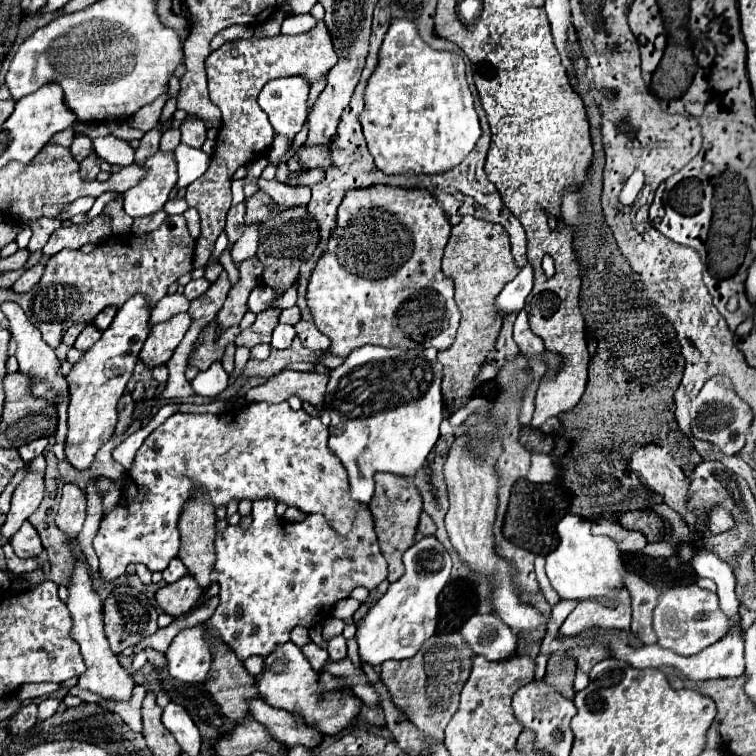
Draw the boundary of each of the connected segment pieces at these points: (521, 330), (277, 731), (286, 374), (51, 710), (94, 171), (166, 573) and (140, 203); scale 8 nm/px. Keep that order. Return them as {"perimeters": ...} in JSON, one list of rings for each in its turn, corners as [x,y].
{"perimeters":[[[[524,309],[516,315],[516,321],[514,321],[514,341],[518,343],[520,353],[524,355],[536,355],[544,351],[544,341],[536,333],[532,333]]],[[[250,699],[248,701],[248,713],[254,721],[260,721],[260,725],[266,727],[266,731],[280,743],[286,743],[288,747],[294,745],[306,745],[306,747],[316,747],[320,743],[320,735],[312,731],[308,725],[300,725],[294,721],[294,717],[284,711],[270,707],[262,699]]],[[[280,371],[266,379],[266,383],[256,385],[246,391],[246,401],[266,401],[266,403],[279,403],[290,395],[298,395],[302,401],[308,401],[316,407],[324,401],[328,375],[320,373],[302,373],[302,371]]],[[[54,697],[44,699],[44,701],[38,705],[38,719],[40,719],[40,721],[44,721],[44,719],[52,717],[52,715],[56,713],[58,705],[60,705],[60,699],[54,699]]],[[[94,151],[79,164],[79,173],[85,180],[95,180],[97,174],[100,172],[100,166],[97,161],[97,155]]],[[[176,557],[176,559],[172,559],[172,561],[170,561],[170,565],[162,571],[162,577],[164,577],[164,581],[166,581],[166,583],[174,583],[174,581],[182,579],[186,573],[188,573],[188,571],[186,571],[186,567],[184,567],[184,565],[182,565],[182,561]]],[[[158,151],[146,159],[144,167],[148,169],[146,177],[124,193],[124,211],[130,217],[150,217],[160,211],[178,179],[172,151]]]]}

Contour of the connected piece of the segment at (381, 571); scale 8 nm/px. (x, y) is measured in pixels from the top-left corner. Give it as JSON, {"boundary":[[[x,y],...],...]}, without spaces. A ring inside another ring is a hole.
{"boundary":[[[260,499],[252,503],[252,525],[242,531],[240,527],[226,529],[220,537],[216,537],[216,573],[220,583],[220,605],[216,613],[206,623],[180,631],[168,651],[168,671],[174,679],[180,681],[206,681],[206,673],[210,671],[211,652],[205,641],[205,632],[212,631],[212,635],[220,637],[240,659],[250,655],[268,655],[276,645],[286,643],[290,639],[290,631],[296,625],[306,629],[322,623],[324,617],[330,617],[332,607],[340,601],[350,597],[352,589],[366,587],[376,589],[386,579],[386,559],[380,553],[378,539],[372,525],[372,513],[368,505],[360,505],[352,524],[352,529],[346,537],[336,535],[324,515],[308,515],[304,521],[286,523],[278,521],[276,517],[276,501],[274,499]]]}

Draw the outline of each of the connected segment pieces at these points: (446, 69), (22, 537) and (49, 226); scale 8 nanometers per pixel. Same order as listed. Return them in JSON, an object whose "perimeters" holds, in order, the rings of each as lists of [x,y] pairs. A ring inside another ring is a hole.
{"perimeters":[[[[394,19],[390,23],[390,29],[384,37],[384,43],[380,47],[380,59],[378,59],[378,67],[376,71],[372,73],[372,77],[368,79],[368,87],[366,87],[366,107],[360,115],[360,123],[362,123],[362,129],[364,129],[364,137],[368,141],[368,151],[370,155],[374,157],[374,165],[382,171],[382,173],[388,173],[388,175],[398,175],[398,173],[424,173],[424,175],[436,175],[436,173],[444,173],[456,165],[460,165],[468,153],[474,149],[478,137],[480,137],[480,123],[478,123],[478,115],[474,111],[474,101],[472,101],[472,93],[468,89],[468,83],[466,83],[466,67],[464,67],[464,59],[456,53],[450,53],[450,51],[436,51],[432,47],[428,47],[418,31],[416,31],[416,25],[408,19]]],[[[24,523],[20,527],[20,531],[10,539],[12,547],[14,547],[14,553],[20,557],[20,559],[28,559],[28,557],[38,557],[42,553],[42,543],[40,543],[40,537],[36,533],[36,529],[32,527],[32,523]]],[[[44,217],[44,219],[40,219],[40,221],[28,221],[28,227],[32,229],[32,239],[30,239],[30,243],[28,243],[28,249],[34,253],[34,251],[38,251],[38,249],[42,249],[44,245],[46,245],[46,241],[48,241],[48,237],[58,229],[62,225],[62,221],[58,221],[58,219],[48,219],[48,217]]]]}

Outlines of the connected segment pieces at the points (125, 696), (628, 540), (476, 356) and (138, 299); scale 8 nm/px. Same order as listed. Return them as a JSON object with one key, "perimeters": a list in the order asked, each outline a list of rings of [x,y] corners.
{"perimeters":[[[[66,537],[66,545],[72,551],[72,555],[76,557],[74,561],[74,571],[70,575],[70,585],[68,585],[68,611],[72,617],[72,639],[80,645],[82,655],[88,661],[88,673],[84,673],[78,679],[78,687],[82,689],[90,689],[92,693],[100,695],[106,701],[120,701],[126,703],[132,699],[132,689],[134,689],[134,677],[128,669],[124,669],[118,661],[118,655],[110,649],[108,639],[104,635],[104,623],[102,623],[102,599],[94,589],[92,577],[88,573],[88,565],[82,559],[82,551],[80,551],[80,543],[76,537]]],[[[606,519],[596,521],[596,523],[592,523],[592,533],[612,537],[616,541],[618,549],[628,551],[628,553],[642,551],[648,545],[646,537],[640,531],[628,531],[622,525],[618,525],[616,521],[606,521]]],[[[468,215],[452,227],[442,257],[442,273],[454,279],[454,299],[462,313],[452,347],[444,353],[438,353],[438,359],[444,365],[442,391],[446,393],[448,413],[454,413],[470,399],[472,391],[480,385],[474,377],[480,365],[484,363],[488,351],[494,347],[494,341],[500,331],[500,321],[496,319],[492,301],[502,291],[502,287],[520,273],[520,267],[514,263],[514,257],[510,253],[508,233],[496,223],[488,223]]],[[[134,295],[128,299],[116,313],[112,325],[102,333],[102,337],[92,345],[84,357],[72,367],[68,373],[70,385],[70,405],[68,405],[68,437],[66,437],[66,459],[68,463],[84,471],[92,465],[98,449],[106,445],[114,433],[118,413],[116,403],[124,393],[124,387],[134,371],[138,361],[138,353],[142,349],[144,339],[148,337],[148,317],[150,309],[142,295]]]]}

